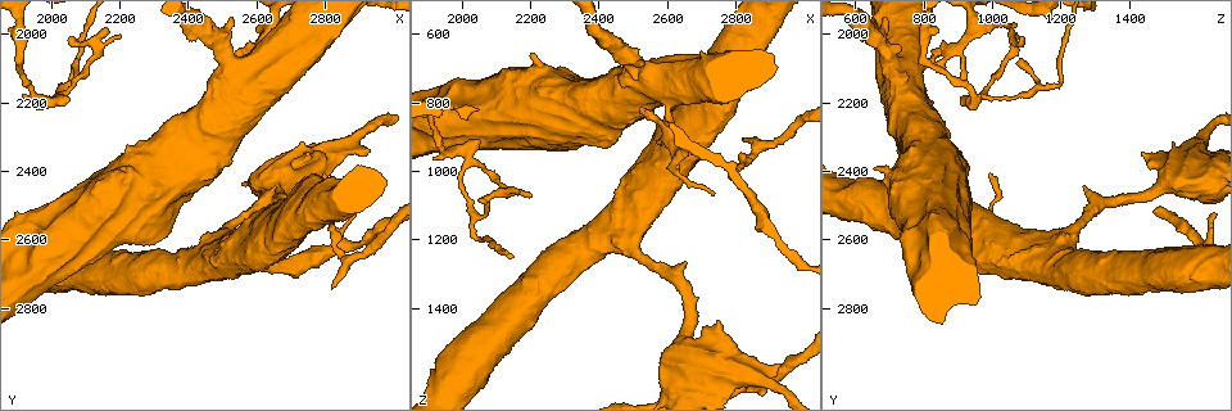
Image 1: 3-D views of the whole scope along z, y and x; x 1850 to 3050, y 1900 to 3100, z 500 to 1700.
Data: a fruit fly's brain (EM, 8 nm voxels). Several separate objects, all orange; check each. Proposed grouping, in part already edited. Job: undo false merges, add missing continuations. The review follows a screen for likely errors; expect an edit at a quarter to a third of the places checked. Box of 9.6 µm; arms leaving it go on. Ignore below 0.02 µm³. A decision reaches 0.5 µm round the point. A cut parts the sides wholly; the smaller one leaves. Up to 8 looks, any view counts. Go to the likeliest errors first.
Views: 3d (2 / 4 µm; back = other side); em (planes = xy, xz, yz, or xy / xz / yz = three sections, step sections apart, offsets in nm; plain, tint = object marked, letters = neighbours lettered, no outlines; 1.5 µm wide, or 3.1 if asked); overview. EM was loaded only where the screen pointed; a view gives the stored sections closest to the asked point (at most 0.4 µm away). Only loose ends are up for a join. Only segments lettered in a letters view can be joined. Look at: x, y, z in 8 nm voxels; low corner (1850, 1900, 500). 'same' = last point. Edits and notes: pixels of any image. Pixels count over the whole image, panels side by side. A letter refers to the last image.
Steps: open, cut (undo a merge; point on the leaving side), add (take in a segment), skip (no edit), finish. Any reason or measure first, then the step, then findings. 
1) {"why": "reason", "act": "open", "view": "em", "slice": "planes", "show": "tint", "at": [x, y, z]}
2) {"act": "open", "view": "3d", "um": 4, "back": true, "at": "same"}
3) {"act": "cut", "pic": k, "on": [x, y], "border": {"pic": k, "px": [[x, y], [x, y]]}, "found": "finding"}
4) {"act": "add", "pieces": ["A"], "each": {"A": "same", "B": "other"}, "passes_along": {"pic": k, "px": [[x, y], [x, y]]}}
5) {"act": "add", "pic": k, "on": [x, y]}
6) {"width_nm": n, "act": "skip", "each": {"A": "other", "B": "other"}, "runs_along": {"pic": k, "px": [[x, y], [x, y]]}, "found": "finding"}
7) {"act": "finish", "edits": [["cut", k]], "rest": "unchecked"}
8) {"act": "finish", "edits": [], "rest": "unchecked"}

{"why": "three-way junction", "act": "open", "view": "3d", "um": 4, "back": true, "at": [2640, 1980, 930]}

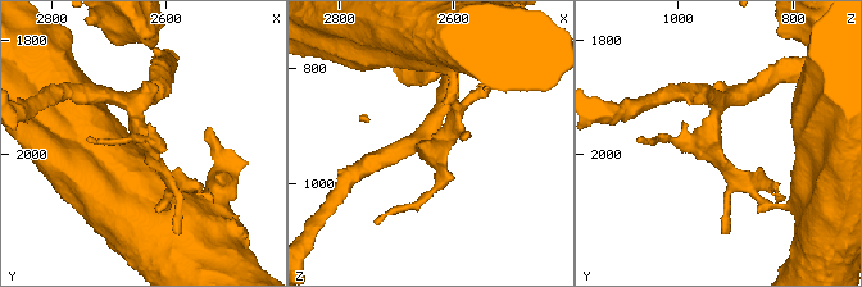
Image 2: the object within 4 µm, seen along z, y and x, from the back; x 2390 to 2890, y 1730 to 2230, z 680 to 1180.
{"act": "open", "view": "em", "slice": "xz", "step": 4, "show": "tint", "at": [2640, 1980, 935]}

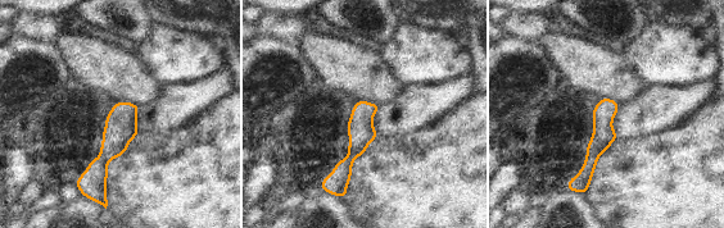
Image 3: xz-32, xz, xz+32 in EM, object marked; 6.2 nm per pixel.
{"act": "open", "view": "em", "slice": "planes", "show": "letters", "at": "same"}

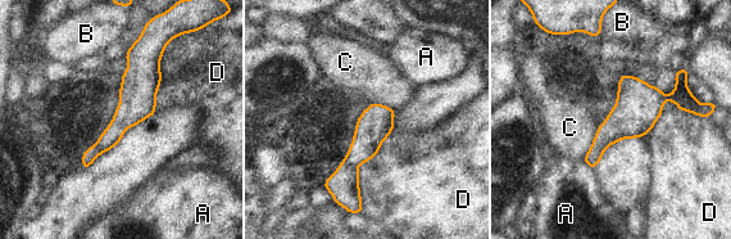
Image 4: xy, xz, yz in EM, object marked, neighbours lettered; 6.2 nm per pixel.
{"width_nm": 220, "act": "cut", "pic": 4, "on": [371, 131], "each": {"A": "other", "B": "other", "C": "other", "D": "other"}, "border": {"pic": 4, "px": [[343, 159], [355, 167]]}, "found": "two cells meet here"}

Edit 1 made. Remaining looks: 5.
{"why": "redraw", "act": "open", "view": "overview"}

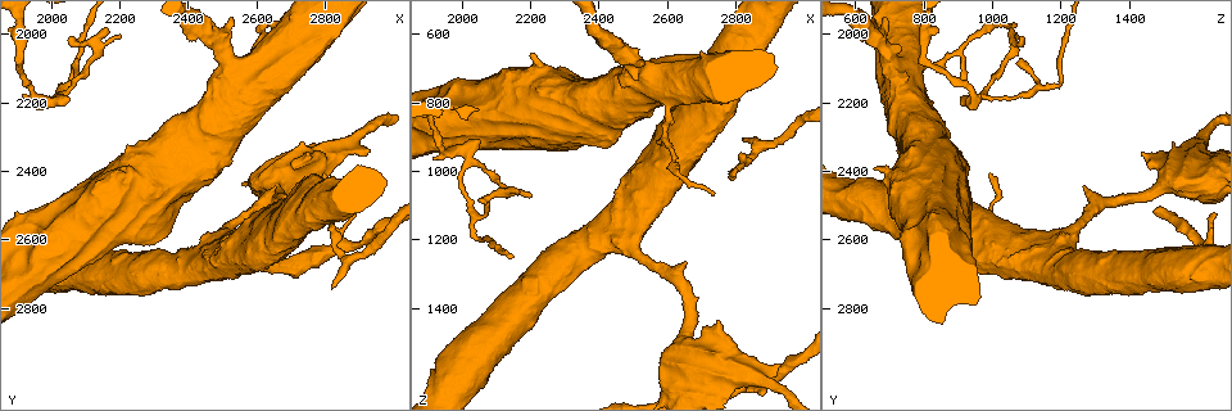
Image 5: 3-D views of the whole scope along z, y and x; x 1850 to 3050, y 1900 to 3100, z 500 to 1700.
{"why": "branch stops here", "act": "open", "view": "3d", "um": 2, "back": true, "at": [2790, 2410, 990]}

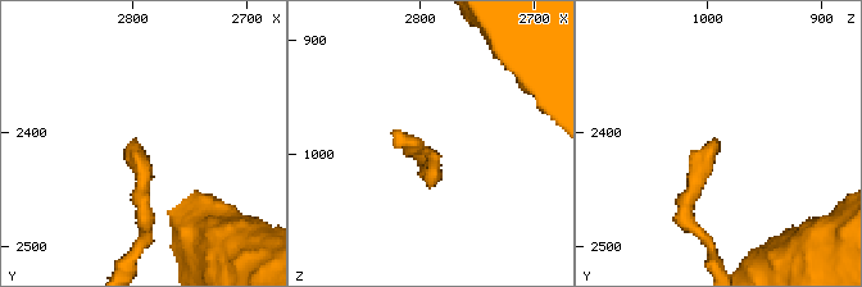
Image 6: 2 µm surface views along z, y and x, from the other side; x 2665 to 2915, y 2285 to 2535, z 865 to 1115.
{"act": "open", "view": "em", "slice": "planes", "show": "letters", "at": [2796, 2412, 986]}

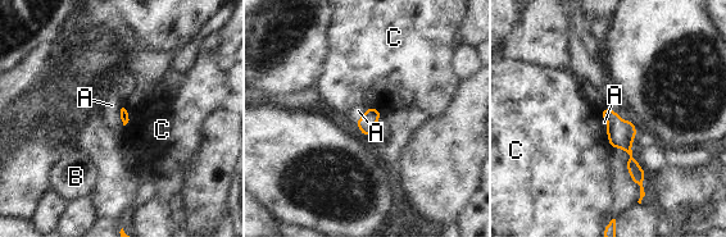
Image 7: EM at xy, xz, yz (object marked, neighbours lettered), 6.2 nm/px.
{"act": "add", "pieces": ["A"], "each": {"A": "same", "B": "other", "C": "other"}, "passes_along": {"pic": 7, "px": [[370, 118], [362, 115], [358, 110]]}, "found": "the cell continues"}

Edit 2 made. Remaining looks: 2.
{"act": "finish", "edits": [["cut", 4], ["add", 7]], "rest": "unchecked"}

